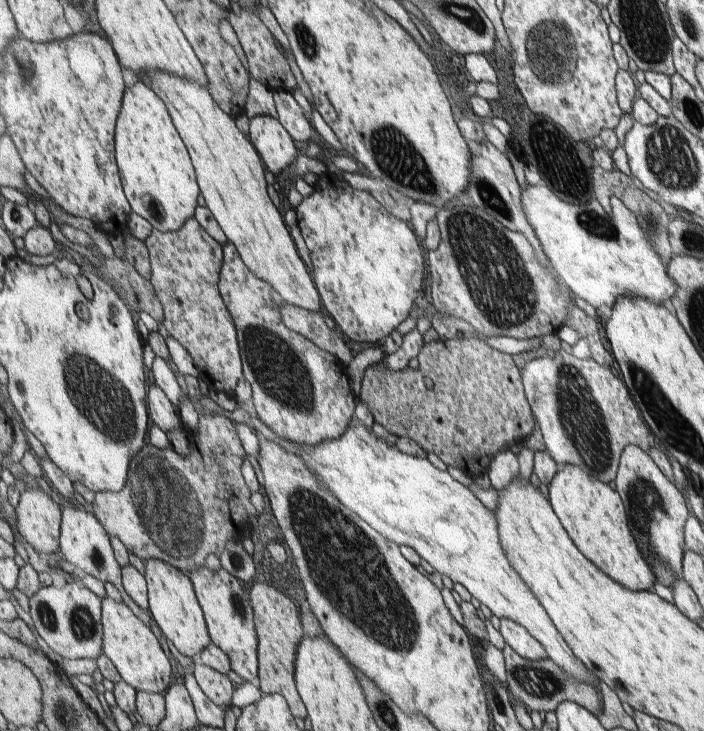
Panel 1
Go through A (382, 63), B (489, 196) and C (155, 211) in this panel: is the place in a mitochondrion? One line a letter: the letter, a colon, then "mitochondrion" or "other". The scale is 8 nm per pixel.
A: other
B: mitochondrion
C: other

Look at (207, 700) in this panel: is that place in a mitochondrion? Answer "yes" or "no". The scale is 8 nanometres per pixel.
no

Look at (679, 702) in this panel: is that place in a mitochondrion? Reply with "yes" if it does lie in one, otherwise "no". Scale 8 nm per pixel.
no

